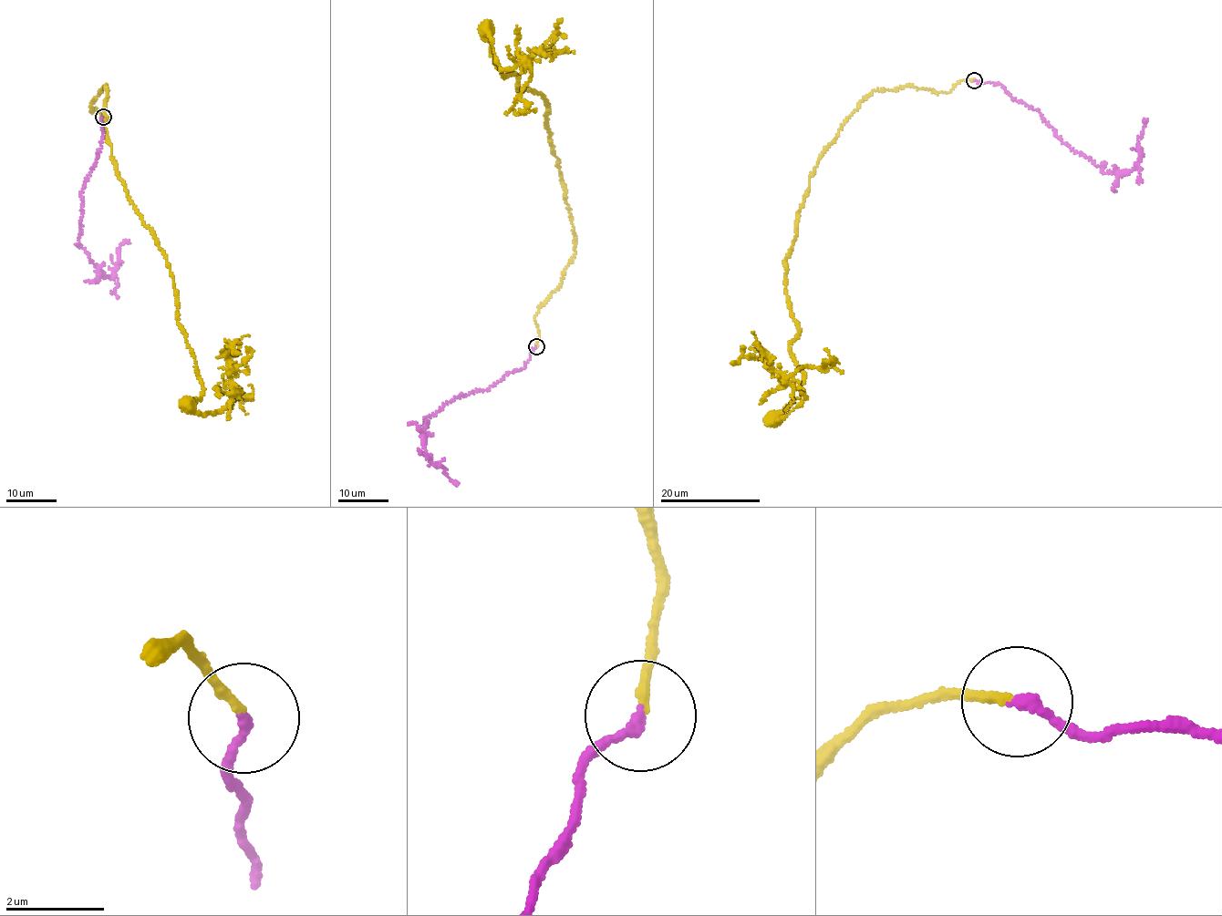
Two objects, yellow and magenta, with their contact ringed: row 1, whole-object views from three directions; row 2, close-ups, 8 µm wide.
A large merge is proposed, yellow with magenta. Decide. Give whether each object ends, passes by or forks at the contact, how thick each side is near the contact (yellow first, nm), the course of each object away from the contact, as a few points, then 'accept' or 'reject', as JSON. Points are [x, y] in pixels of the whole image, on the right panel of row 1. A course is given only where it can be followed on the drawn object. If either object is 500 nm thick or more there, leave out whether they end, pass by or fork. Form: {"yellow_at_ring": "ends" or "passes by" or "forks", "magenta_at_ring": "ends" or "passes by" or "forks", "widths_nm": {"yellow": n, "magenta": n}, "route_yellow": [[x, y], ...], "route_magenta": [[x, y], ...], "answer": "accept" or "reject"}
{"yellow_at_ring": "ends", "magenta_at_ring": "ends", "widths_nm": {"yellow": 170, "magenta": 180}, "route_yellow": [[974, 79], [946, 92], [875, 89], [821, 154], [784, 262], [799, 329], [789, 350], [804, 377], [776, 417]], "route_magenta": [[974, 79], [999, 83], [1040, 113], [1059, 138], [1095, 165], [1105, 163], [1104, 173], [1134, 169], [1145, 121]], "answer": "accept"}

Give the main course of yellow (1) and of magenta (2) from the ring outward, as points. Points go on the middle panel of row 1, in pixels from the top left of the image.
1: (536, 346), (535, 314), (575, 236), (547, 103), (517, 89), (514, 72), (502, 76), (485, 32)
2: (536, 346), (525, 366), (484, 390), (460, 394), (427, 417), (425, 451), (457, 484)

